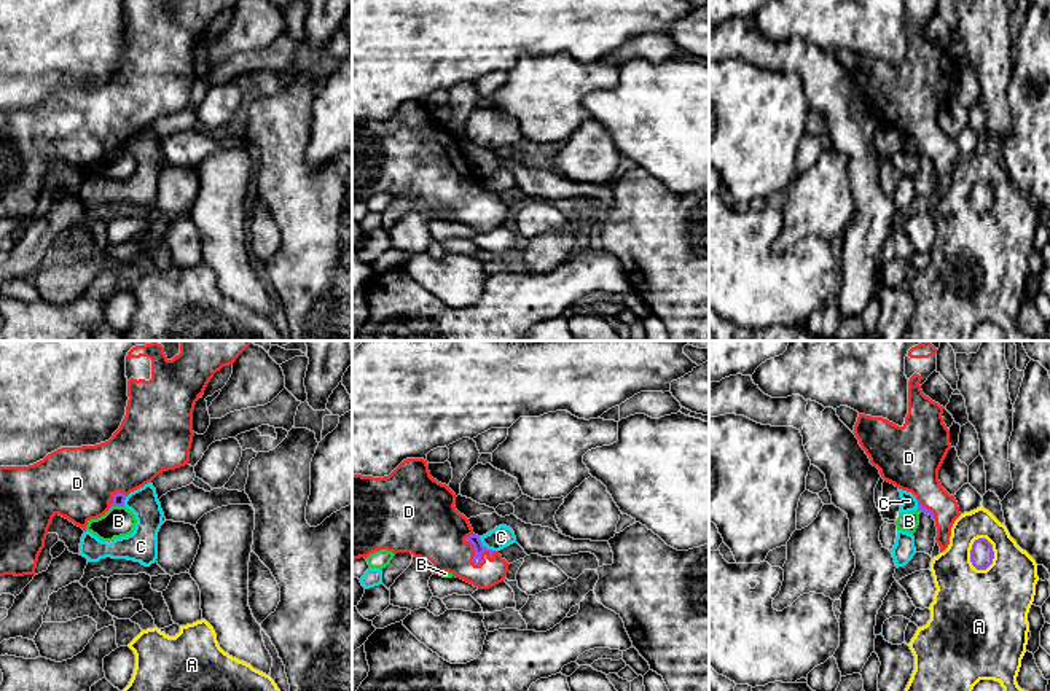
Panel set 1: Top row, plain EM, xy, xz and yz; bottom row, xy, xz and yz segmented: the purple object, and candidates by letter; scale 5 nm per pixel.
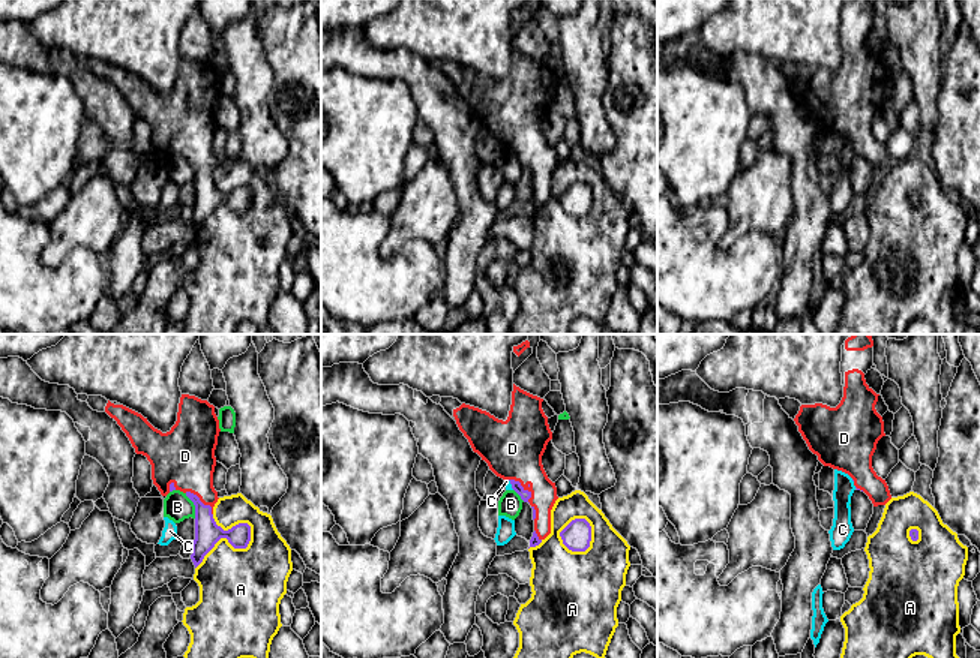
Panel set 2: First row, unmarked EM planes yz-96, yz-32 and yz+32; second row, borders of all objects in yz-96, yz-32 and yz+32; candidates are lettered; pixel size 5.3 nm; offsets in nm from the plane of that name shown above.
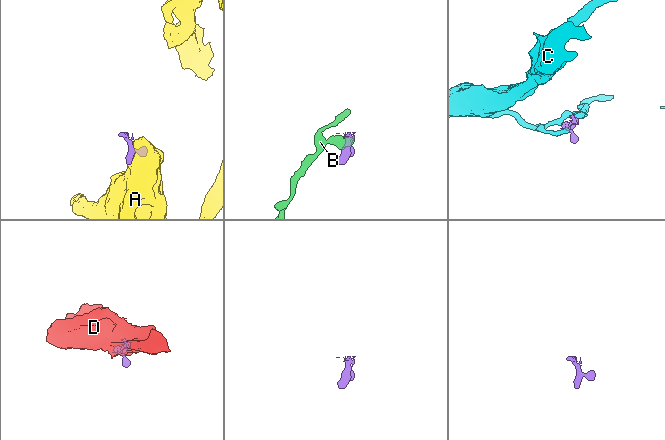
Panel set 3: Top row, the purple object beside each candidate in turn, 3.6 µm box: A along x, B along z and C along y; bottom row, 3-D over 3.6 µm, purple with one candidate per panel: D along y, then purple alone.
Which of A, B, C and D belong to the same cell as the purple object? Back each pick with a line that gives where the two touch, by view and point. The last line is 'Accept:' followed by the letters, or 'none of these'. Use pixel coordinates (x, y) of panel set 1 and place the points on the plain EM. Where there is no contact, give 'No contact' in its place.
D: Touches purple at xz (474, 206)
Accept: D

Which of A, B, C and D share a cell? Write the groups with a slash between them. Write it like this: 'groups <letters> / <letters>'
groups A / B / C / D

